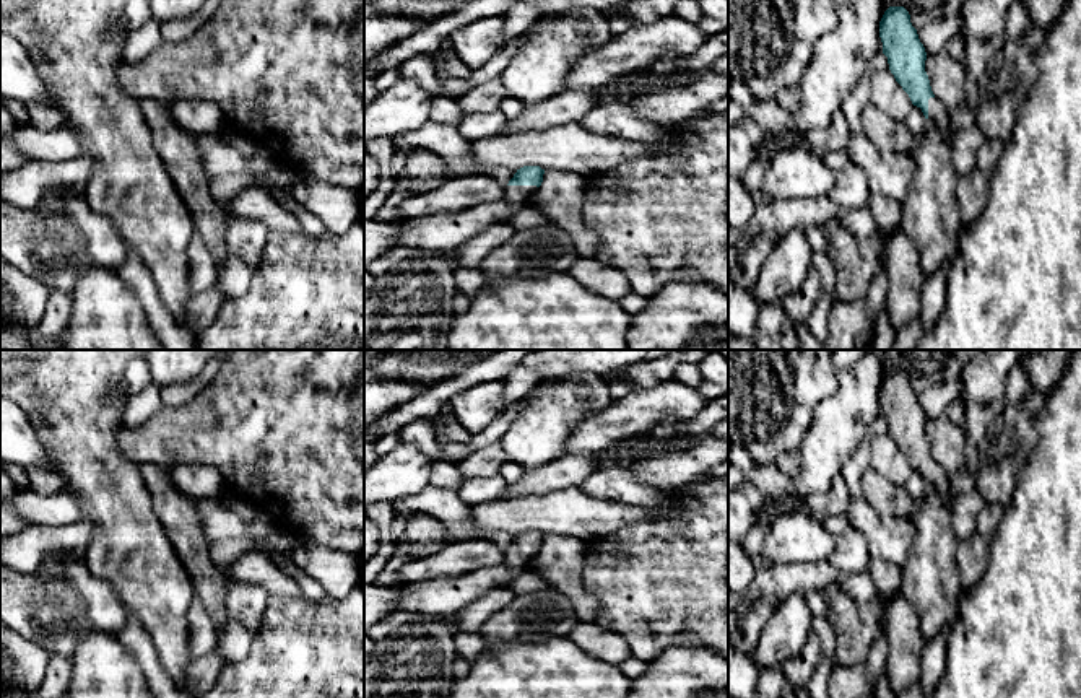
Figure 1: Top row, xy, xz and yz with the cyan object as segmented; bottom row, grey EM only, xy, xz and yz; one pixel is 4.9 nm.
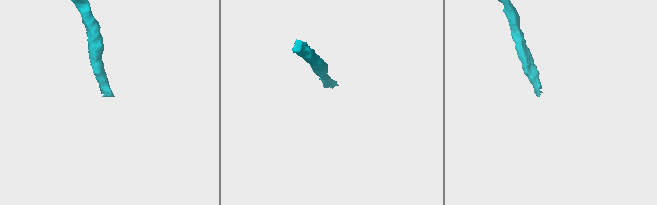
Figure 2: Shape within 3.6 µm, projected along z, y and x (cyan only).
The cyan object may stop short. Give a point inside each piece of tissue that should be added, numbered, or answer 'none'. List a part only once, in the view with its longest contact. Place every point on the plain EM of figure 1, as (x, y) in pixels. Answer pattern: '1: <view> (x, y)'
1: xz (517, 558)

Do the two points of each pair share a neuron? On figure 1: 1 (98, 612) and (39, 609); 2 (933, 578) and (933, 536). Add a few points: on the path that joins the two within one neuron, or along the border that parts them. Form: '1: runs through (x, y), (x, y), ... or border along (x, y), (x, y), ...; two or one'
1: runs through (83, 609), (54, 609); one
2: runs through (933, 568), (933, 545); one

